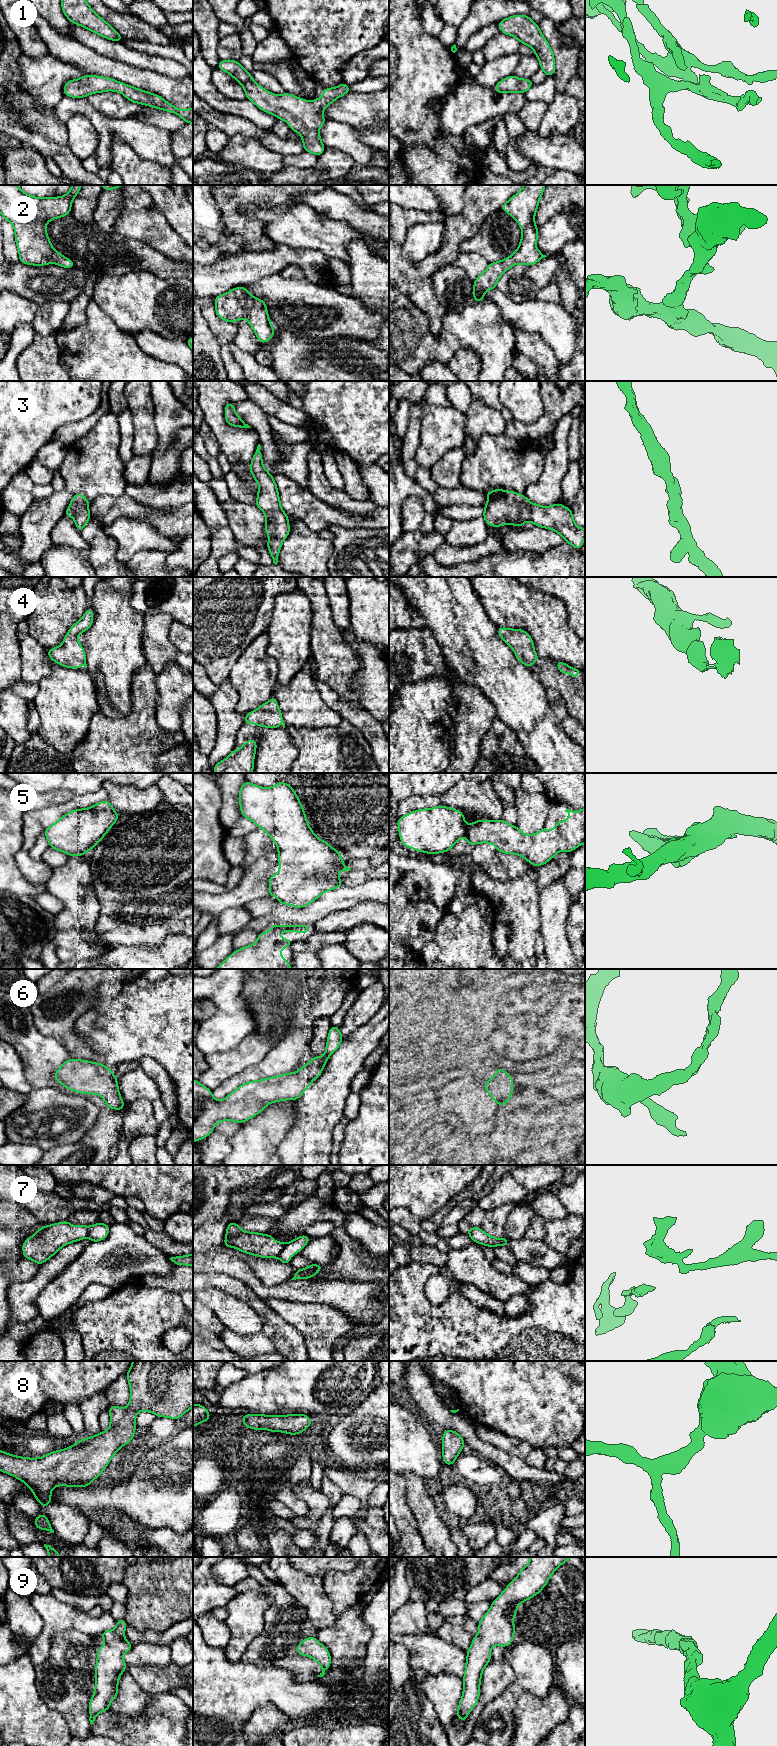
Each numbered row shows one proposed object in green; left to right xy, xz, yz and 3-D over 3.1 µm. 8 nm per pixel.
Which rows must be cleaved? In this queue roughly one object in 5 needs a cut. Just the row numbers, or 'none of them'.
7

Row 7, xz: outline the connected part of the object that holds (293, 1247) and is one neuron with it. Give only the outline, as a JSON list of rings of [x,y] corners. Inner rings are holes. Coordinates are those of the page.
[[[301,1235],[298,1238],[293,1239],[292,1241],[287,1243],[278,1256],[280,1261],[284,1265],[289,1264],[291,1256],[299,1253],[300,1250],[303,1249],[310,1241],[310,1238],[311,1237],[309,1236]]]

